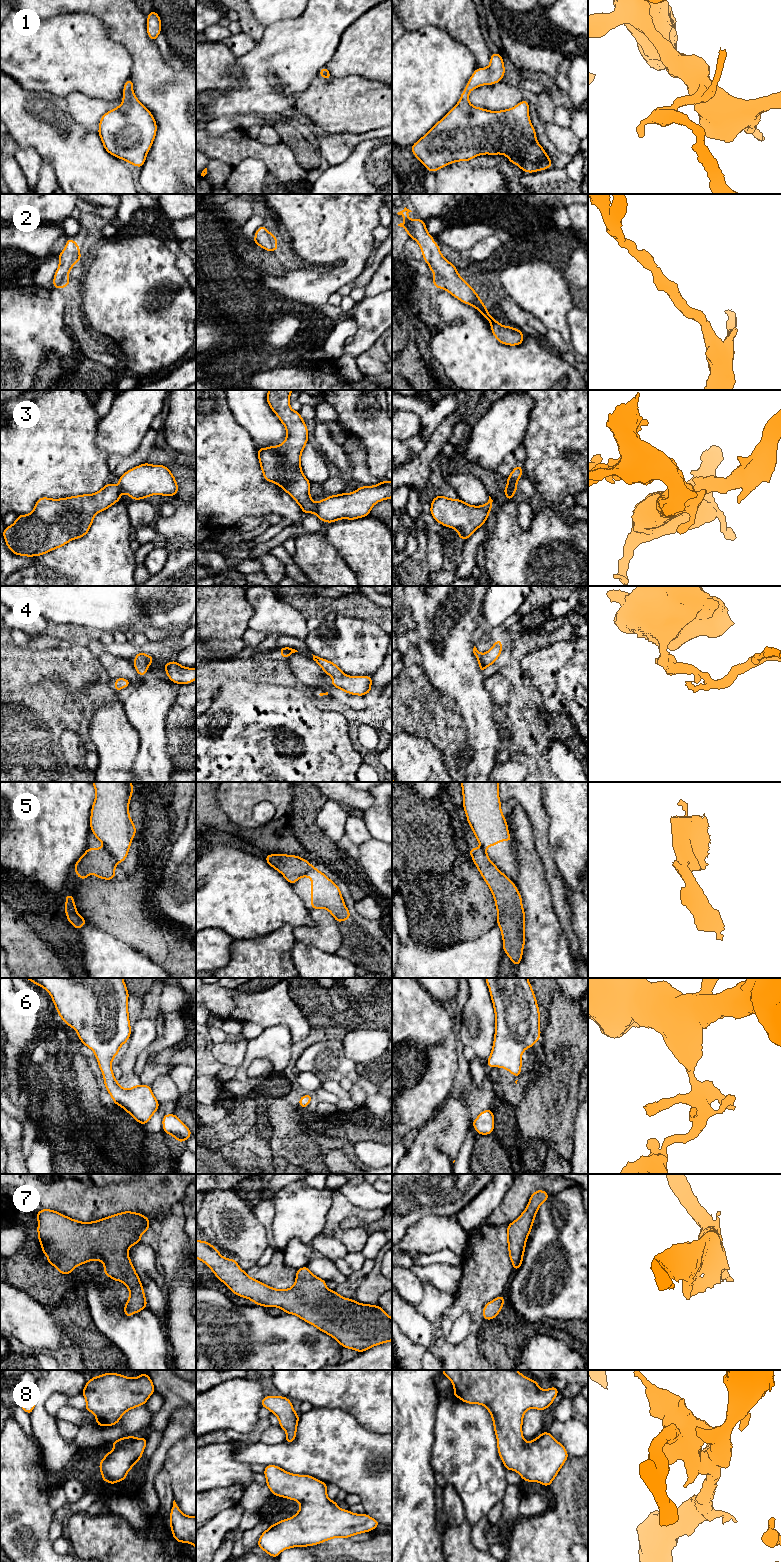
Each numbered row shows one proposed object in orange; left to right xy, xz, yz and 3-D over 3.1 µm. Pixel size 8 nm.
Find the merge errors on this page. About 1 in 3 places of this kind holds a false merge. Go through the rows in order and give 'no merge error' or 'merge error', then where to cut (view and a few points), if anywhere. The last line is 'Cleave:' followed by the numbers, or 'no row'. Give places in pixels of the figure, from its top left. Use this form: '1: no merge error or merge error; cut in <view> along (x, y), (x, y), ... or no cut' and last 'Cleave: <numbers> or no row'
1: no merge error; no cut
2: no merge error; no cut
3: merge error; cut in yz along (506, 486), (509, 486), (514, 493)
4: merge error; cut in yz along (481, 654), (480, 661), (484, 668)
5: merge error; cut in xy along (103, 847), (117, 862)
6: no merge error; no cut
7: no merge error; no cut
8: no merge error; no cut
Cleave: 3, 4, 5

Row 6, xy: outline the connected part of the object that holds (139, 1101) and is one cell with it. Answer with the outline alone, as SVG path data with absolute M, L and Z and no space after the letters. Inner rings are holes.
M26 978L34 984L44 988L51 996L57 1013L68 1026L78 1034L80 1041L90 1048L98 1061L99 1068L104 1077L104 1084L111 1095L114 1104L121 1106L138 1123L145 1126L153 1114L158 1111L159 1102L155 1098L150 1085L138 1084L130 1089L122 1088L114 1078L112 1061L119 1053L120 1047L129 1040L131 1027L128 1013L129 992L123 978Z

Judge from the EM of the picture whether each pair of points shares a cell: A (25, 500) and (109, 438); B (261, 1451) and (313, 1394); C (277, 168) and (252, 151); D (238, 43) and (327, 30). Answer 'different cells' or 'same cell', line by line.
A: different cells
B: different cells
C: same cell
D: different cells

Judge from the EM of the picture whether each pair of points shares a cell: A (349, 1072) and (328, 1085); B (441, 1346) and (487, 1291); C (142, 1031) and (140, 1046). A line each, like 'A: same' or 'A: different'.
A: different
B: same
C: same

